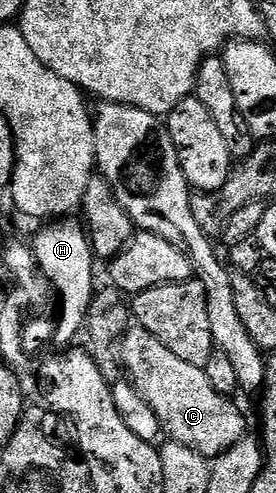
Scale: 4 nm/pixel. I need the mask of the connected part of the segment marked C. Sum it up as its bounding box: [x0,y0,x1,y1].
[117,329,244,461]

